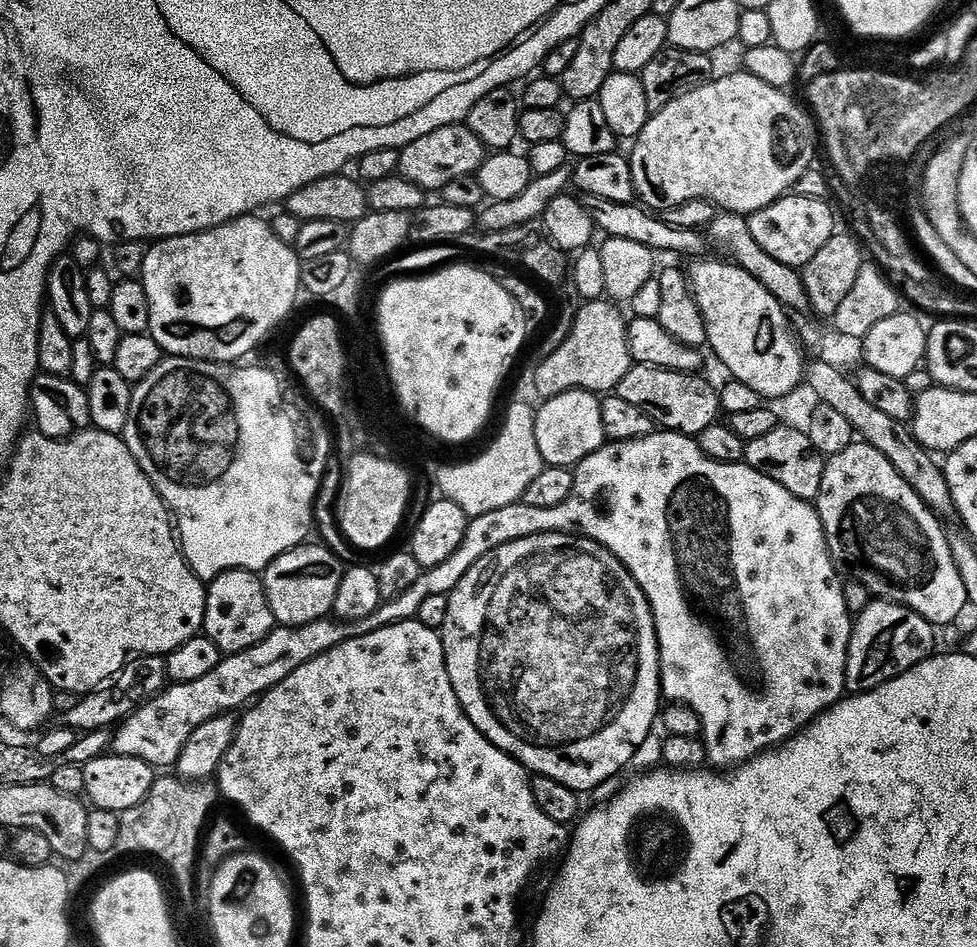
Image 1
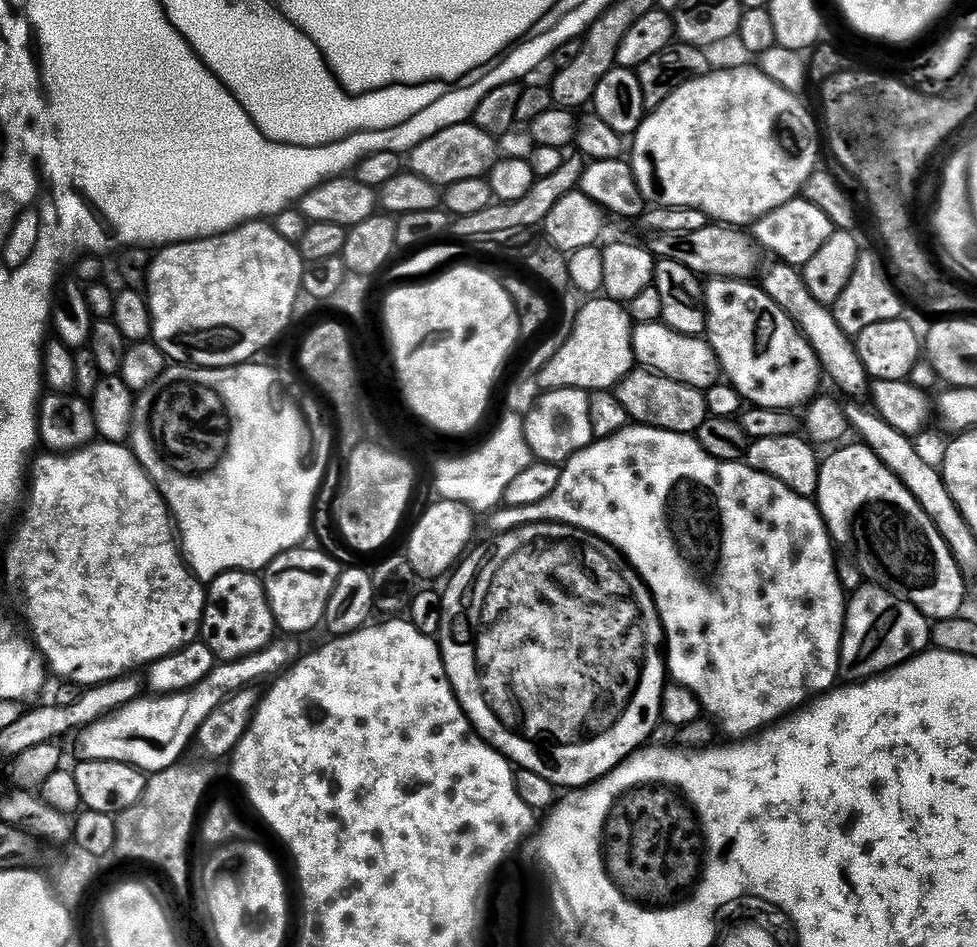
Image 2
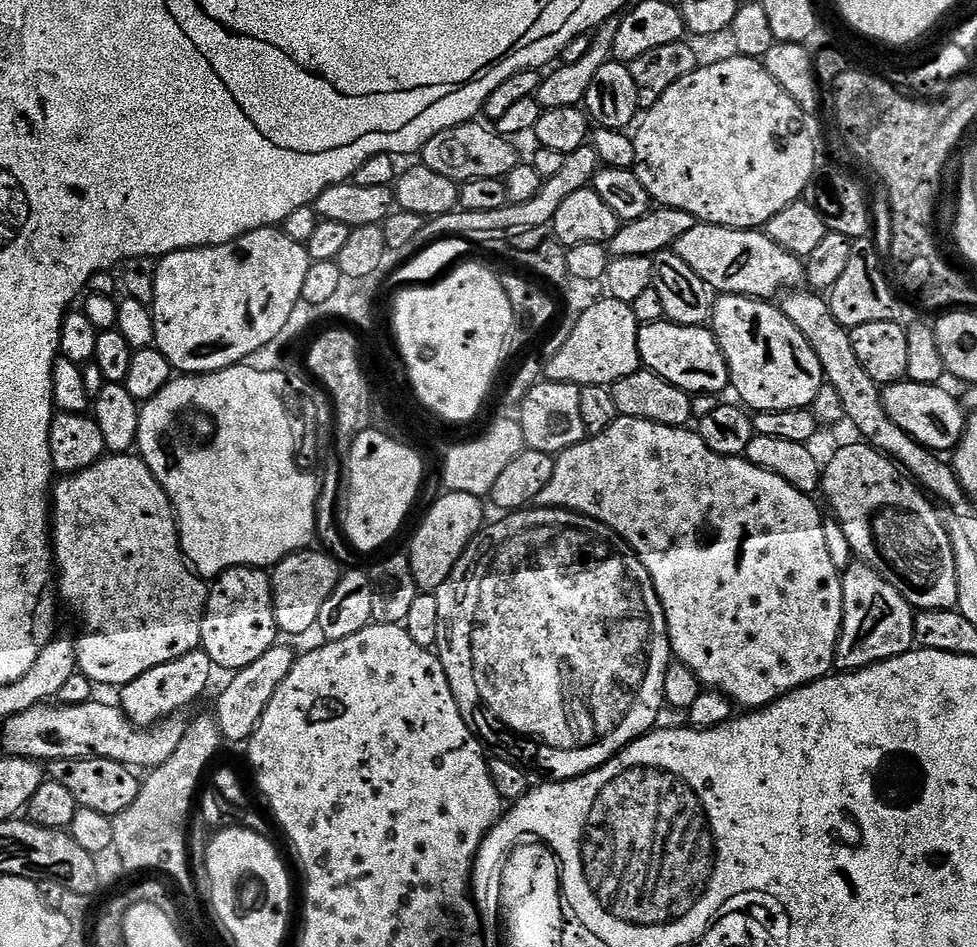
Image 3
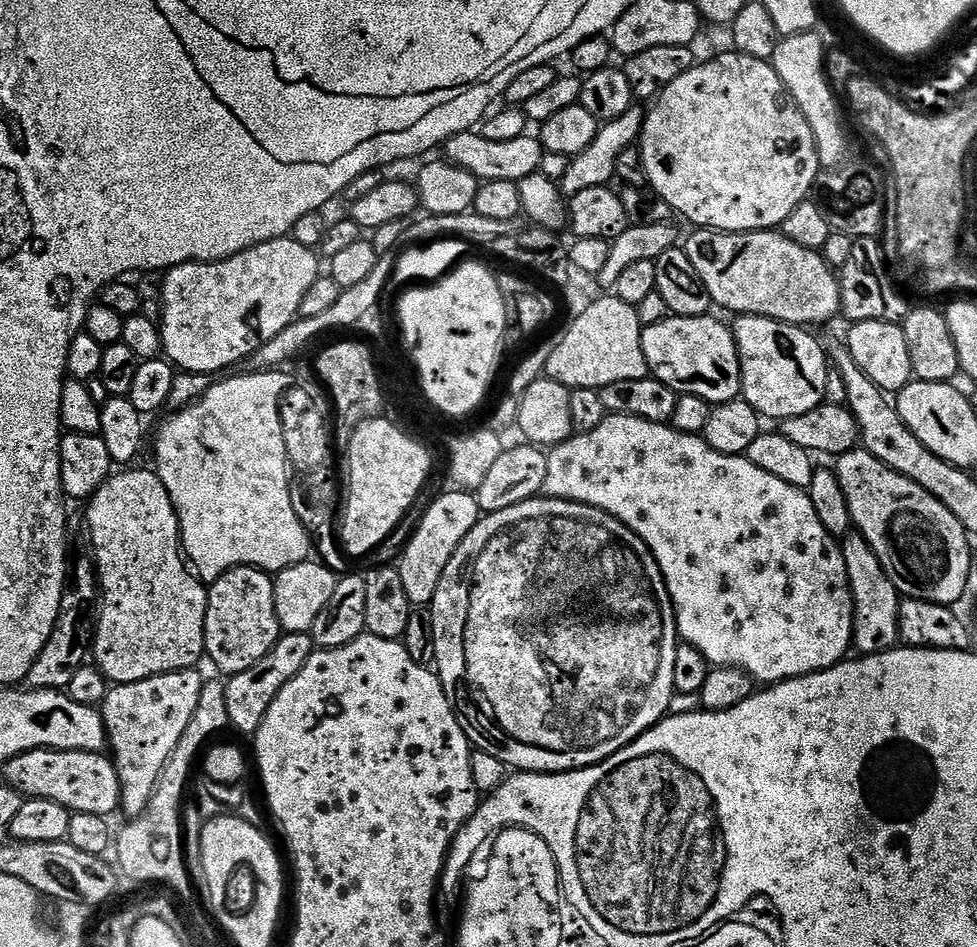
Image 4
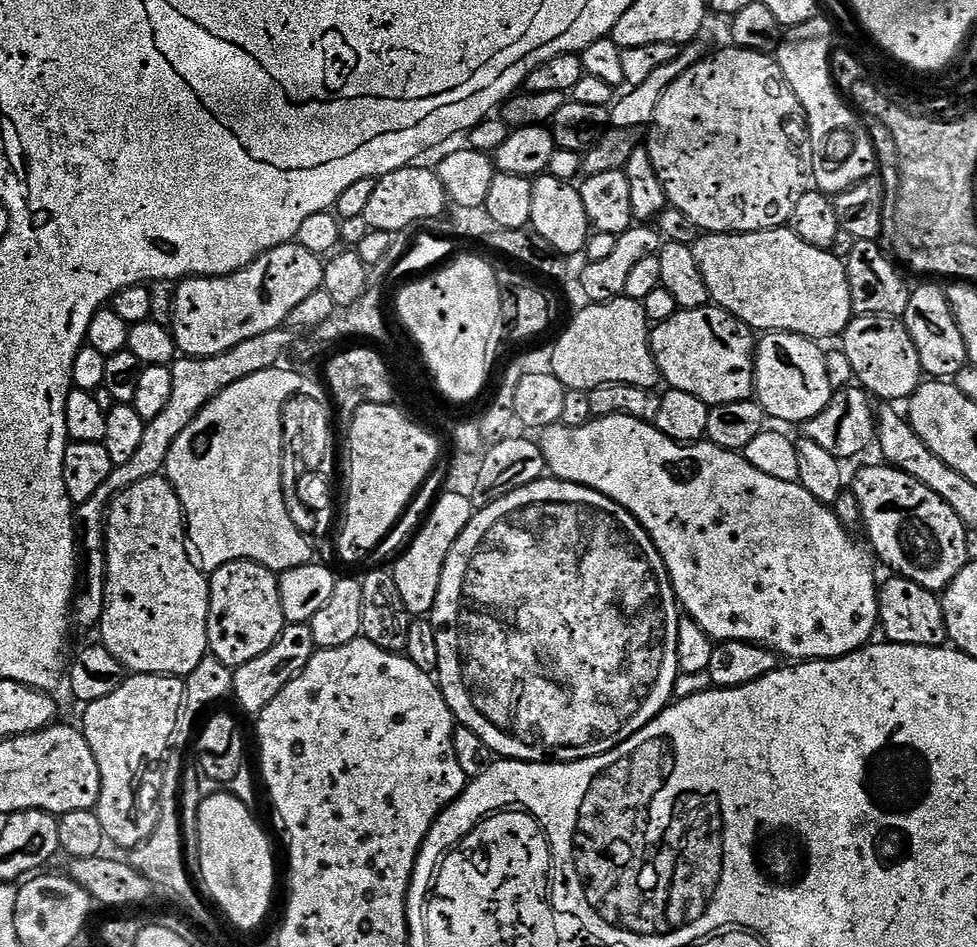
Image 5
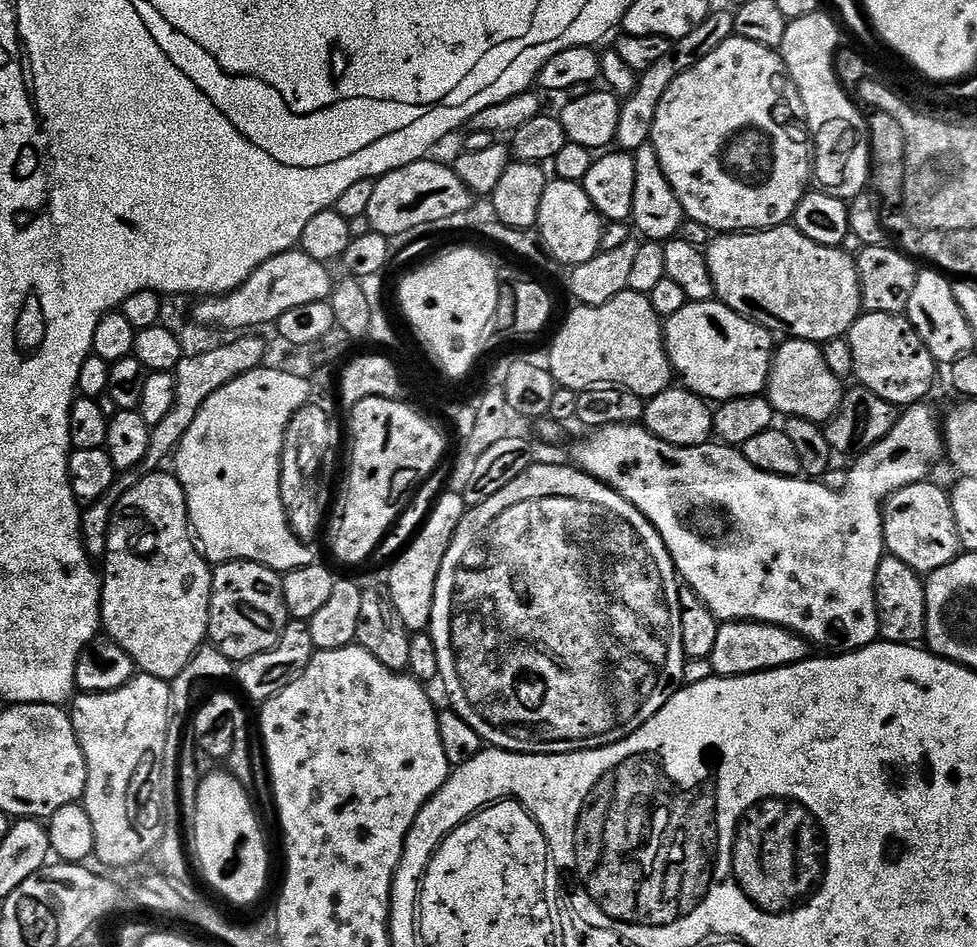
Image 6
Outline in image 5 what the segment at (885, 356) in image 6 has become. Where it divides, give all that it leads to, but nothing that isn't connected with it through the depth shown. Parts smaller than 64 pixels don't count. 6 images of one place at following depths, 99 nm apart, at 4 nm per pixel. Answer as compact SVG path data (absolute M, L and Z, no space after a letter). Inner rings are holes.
M856 316L842 334L842 347L846 358L850 358L853 377L865 392L876 398L881 396L884 402L907 401L915 396L922 383L918 346L914 346L914 338L897 317Z

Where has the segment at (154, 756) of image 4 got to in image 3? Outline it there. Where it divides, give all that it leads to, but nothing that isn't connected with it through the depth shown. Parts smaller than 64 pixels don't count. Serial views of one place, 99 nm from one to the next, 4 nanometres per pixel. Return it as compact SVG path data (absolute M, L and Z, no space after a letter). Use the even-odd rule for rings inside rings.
M202 650L191 652L182 658L174 658L174 662L166 662L162 666L154 666L154 670L146 670L146 674L134 678L134 682L123 685L119 689L119 707L124 715L138 728L151 728L159 725L161 722L180 714L183 708L190 707L207 690L208 683L212 680L212 672L214 673L212 659Z

